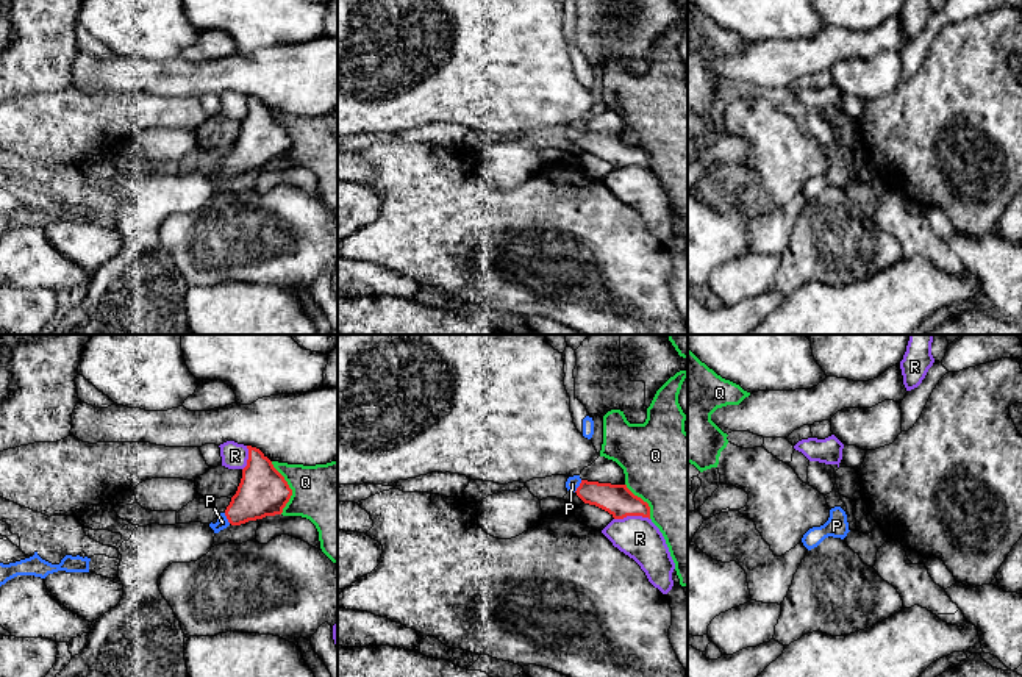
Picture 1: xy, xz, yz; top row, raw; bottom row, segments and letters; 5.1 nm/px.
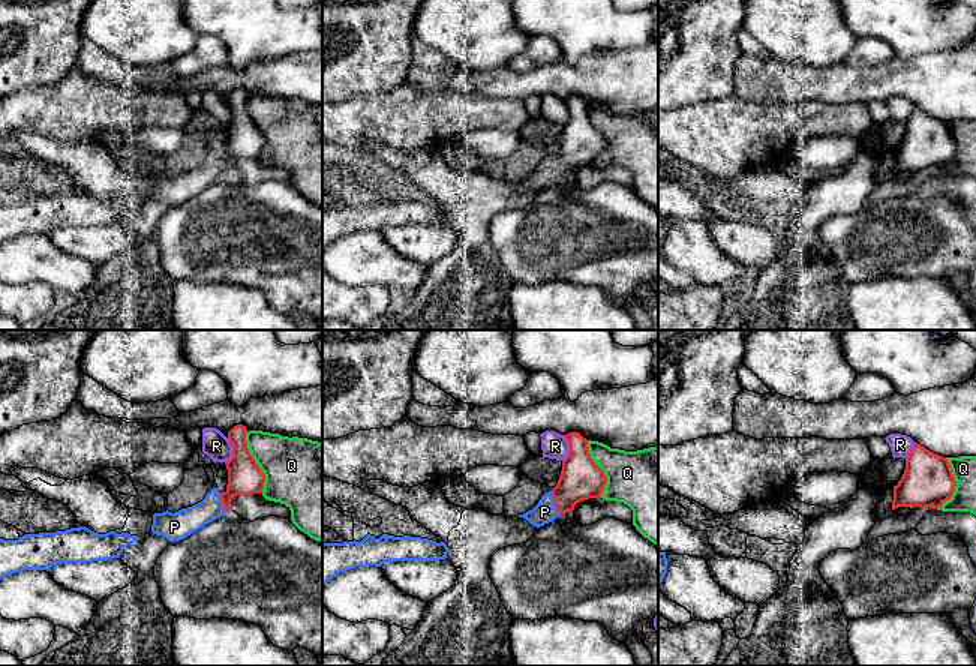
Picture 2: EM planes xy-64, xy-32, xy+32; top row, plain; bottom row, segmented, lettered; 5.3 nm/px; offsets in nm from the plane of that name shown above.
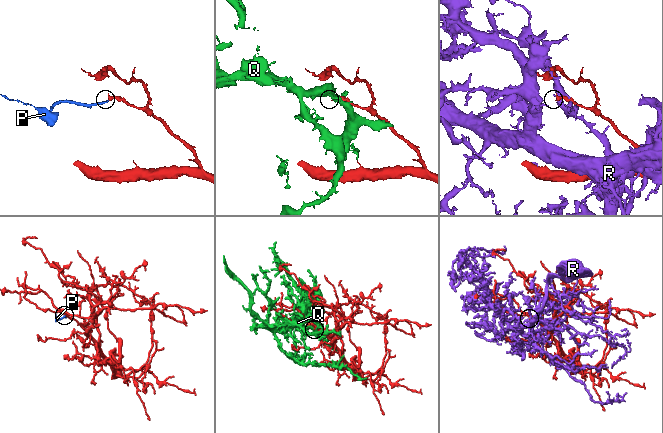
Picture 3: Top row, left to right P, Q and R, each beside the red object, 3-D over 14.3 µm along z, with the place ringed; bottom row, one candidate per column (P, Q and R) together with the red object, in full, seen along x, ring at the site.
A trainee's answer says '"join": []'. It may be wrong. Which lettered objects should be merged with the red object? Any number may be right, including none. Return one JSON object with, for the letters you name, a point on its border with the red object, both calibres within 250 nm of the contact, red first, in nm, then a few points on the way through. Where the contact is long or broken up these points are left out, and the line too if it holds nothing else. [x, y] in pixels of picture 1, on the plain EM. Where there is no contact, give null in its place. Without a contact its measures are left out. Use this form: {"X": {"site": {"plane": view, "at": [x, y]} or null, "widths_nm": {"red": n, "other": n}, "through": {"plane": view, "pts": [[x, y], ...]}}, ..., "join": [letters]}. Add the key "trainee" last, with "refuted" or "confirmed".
{"P": {"site": {"plane": "xz", "at": [578, 136]}, "widths_nm": {"red": 160, "other": 70}, "through": {"plane": "xz", "pts": [[616, 149], [589, 143], [578, 136], [572, 133]]}}, "join": ["P"], "trainee": "refuted"}

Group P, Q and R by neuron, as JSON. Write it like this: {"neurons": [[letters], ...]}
{"neurons": [["P"], ["Q"], ["R"]]}

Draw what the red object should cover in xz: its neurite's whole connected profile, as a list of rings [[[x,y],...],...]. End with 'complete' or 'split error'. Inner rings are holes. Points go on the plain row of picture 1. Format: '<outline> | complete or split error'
[[[580,125],[569,127],[566,138],[575,142],[584,153],[608,161],[614,169],[642,166],[650,169],[650,156],[634,145],[627,134],[611,134],[581,130]]] | split error

